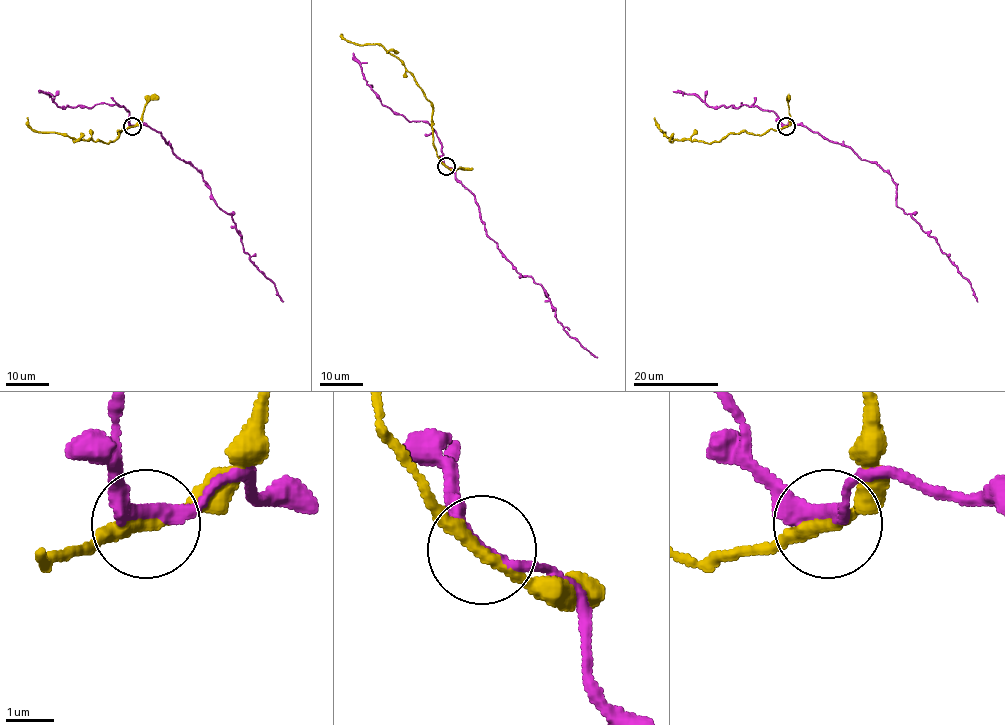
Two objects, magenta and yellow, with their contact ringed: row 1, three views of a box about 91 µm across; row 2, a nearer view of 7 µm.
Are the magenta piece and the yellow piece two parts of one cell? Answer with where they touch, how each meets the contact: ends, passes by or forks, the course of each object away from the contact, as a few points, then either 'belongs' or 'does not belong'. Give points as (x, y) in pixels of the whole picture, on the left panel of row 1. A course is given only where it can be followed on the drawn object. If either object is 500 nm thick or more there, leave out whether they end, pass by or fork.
at (132, 126); magenta passes by; yellow passes by; magenta runs (132, 126), (140, 122), (160, 131), (171, 151), (198, 171), (211, 198), (232, 217), (243, 250), (283, 301); yellow runs (132, 126), (122, 129), (119, 135), (118, 131), (118, 137), (108, 143), (36, 131), (26, 118); belongs

